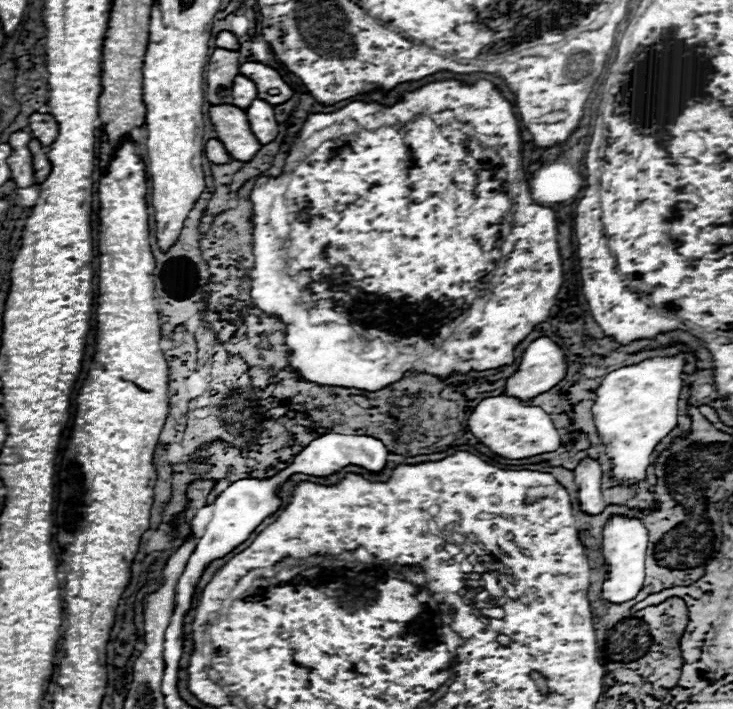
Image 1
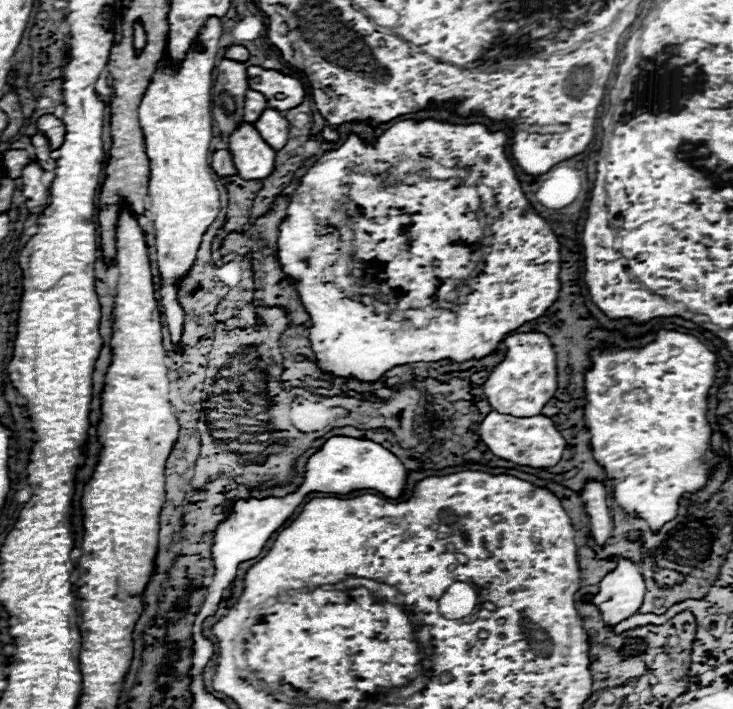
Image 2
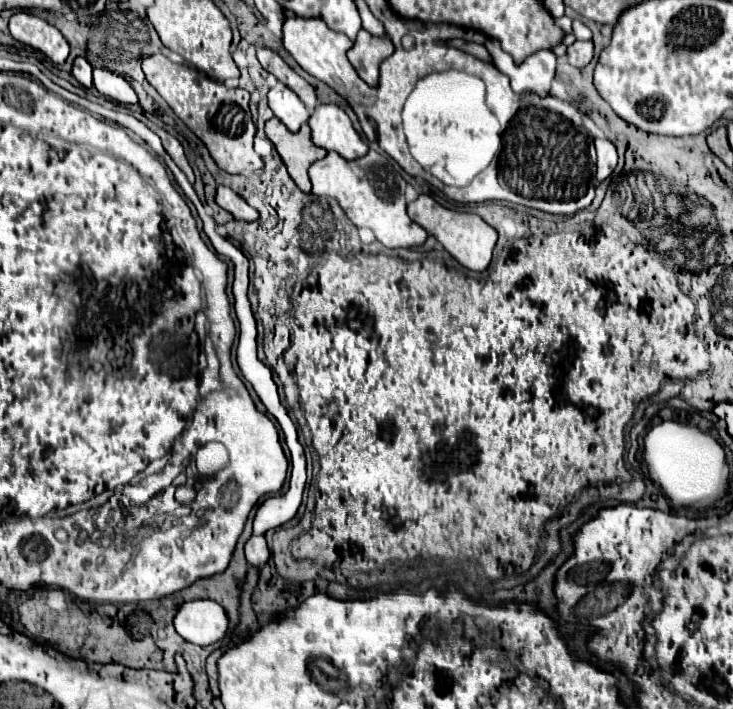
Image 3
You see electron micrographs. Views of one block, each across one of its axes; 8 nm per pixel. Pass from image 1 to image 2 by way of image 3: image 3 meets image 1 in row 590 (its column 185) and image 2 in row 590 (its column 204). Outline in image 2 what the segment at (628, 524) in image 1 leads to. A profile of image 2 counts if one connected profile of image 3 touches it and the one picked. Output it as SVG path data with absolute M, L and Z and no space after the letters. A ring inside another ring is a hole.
M620 558L618 568L600 582L600 592L592 602L602 612L604 624L616 626L638 612L644 592L646 584L640 570L630 560Z

